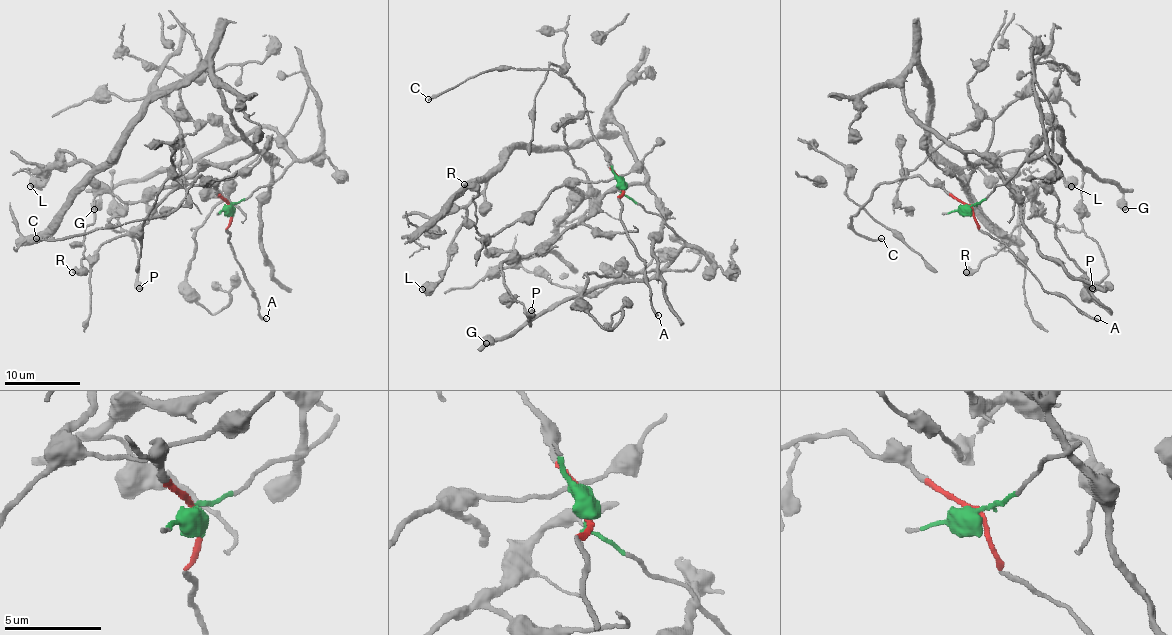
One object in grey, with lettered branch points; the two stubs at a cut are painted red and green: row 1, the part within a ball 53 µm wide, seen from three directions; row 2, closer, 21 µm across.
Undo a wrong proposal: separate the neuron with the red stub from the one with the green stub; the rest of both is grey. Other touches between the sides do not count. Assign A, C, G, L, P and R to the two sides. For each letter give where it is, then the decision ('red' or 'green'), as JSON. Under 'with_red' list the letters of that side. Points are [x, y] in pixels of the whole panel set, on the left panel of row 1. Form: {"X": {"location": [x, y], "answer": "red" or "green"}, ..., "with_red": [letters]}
{"A": {"location": [266, 318], "answer": "red"}, "C": {"location": [36, 238], "answer": "red"}, "G": {"location": [94, 209], "answer": "green"}, "L": {"location": [30, 186], "answer": "green"}, "P": {"location": [139, 288], "answer": "green"}, "R": {"location": [72, 272], "answer": "green"}, "with_red": ["A", "C"]}

